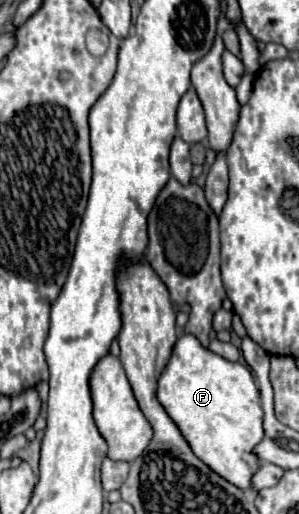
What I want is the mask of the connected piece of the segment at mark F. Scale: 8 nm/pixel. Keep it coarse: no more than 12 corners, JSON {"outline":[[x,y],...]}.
{"outline":[[182,332],[156,396],[200,460],[250,490],[252,372]]}

